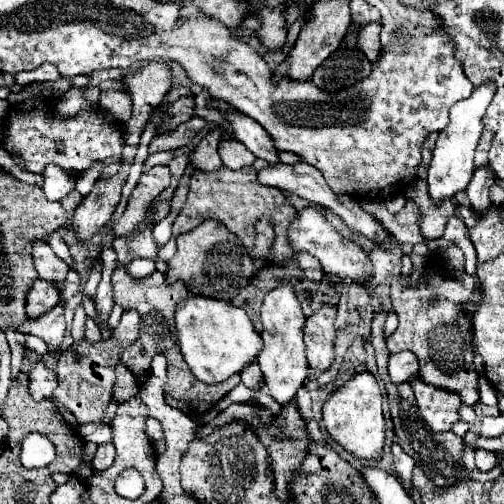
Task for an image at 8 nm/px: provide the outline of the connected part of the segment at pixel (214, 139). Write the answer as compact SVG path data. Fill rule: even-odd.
M220 130L210 132L200 140L200 144L190 154L190 164L194 166L194 170L214 172L222 166L222 160L218 156L218 142L220 142Z

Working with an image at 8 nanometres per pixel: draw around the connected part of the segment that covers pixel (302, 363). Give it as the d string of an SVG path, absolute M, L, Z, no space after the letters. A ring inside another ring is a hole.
M282 284L268 292L268 296L262 302L260 320L264 324L262 340L264 348L258 356L258 364L264 374L264 384L270 390L270 396L278 404L288 404L296 398L296 392L300 386L306 384L308 378L308 364L306 364L306 348L302 340L302 324L306 322L302 308L298 304L298 298L294 294L292 284Z

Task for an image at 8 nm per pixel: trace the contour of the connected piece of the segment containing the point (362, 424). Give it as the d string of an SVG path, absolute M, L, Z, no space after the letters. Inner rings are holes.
M370 372L356 374L346 386L336 390L322 410L324 426L332 440L352 452L360 460L380 460L384 446L384 416L382 416L382 394L376 378Z

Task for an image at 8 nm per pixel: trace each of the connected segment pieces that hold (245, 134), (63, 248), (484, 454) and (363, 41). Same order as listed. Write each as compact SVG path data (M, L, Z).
M238 110L224 114L224 118L230 122L234 138L240 140L256 158L262 158L268 164L278 164L278 152L274 148L274 142L256 120L248 118Z
M52 232L52 234L48 236L48 244L50 244L50 248L52 248L62 260L66 260L66 262L72 266L72 258L70 258L68 246L64 244L64 240L62 240L62 236L60 236L58 232Z
M476 450L476 468L480 472L492 470L496 466L496 462L498 460L496 460L496 456L492 452L488 452L488 450Z
M370 22L364 28L360 28L356 42L358 42L358 48L368 56L368 60L376 64L380 56L380 24Z

